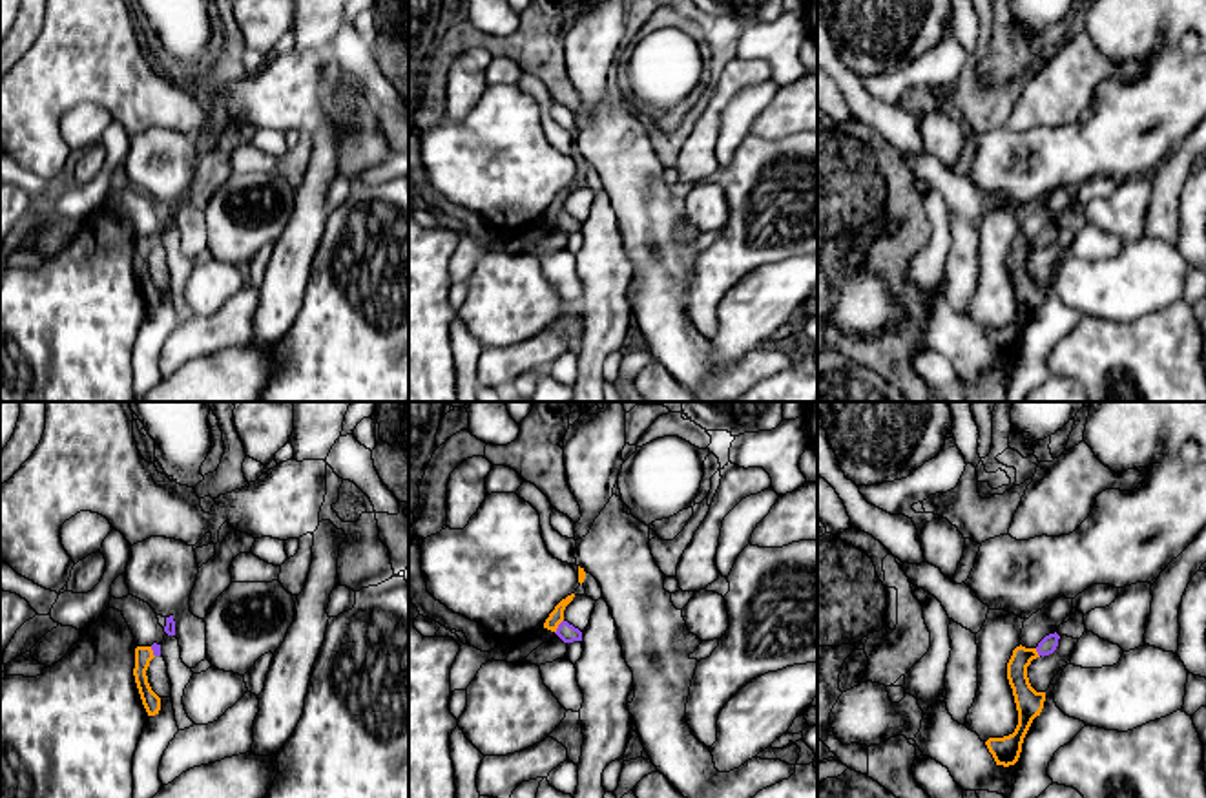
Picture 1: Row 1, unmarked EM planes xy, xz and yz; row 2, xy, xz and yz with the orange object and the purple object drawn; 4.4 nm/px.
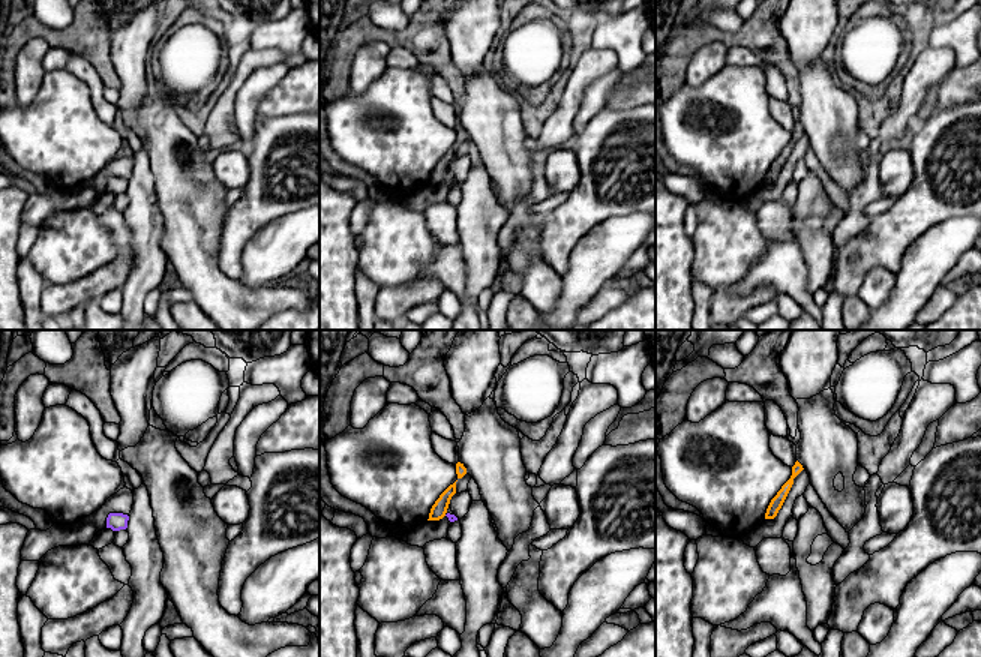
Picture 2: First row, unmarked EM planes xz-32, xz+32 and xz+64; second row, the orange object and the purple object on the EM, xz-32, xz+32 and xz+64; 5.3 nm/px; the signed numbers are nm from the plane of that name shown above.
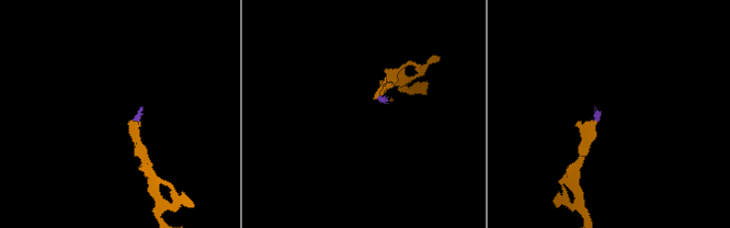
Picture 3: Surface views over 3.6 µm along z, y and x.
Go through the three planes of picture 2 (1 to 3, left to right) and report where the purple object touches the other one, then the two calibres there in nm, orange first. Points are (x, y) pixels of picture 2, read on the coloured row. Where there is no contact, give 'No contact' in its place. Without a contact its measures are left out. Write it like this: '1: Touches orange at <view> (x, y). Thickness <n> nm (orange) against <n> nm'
1: No contact
2: No contact
3: No contact

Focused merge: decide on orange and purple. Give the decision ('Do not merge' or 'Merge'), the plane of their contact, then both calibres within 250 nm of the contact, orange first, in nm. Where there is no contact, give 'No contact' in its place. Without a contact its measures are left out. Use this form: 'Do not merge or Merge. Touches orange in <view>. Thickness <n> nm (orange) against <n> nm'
Merge. Touches orange in xz. Thickness 70 nm (orange) against 80 nm

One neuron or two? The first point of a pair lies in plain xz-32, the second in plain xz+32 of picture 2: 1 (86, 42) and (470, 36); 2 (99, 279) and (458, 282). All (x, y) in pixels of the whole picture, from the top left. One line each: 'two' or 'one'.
1: two
2: two

